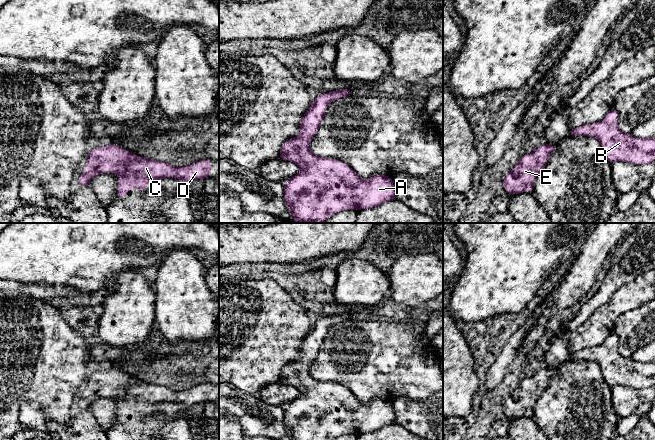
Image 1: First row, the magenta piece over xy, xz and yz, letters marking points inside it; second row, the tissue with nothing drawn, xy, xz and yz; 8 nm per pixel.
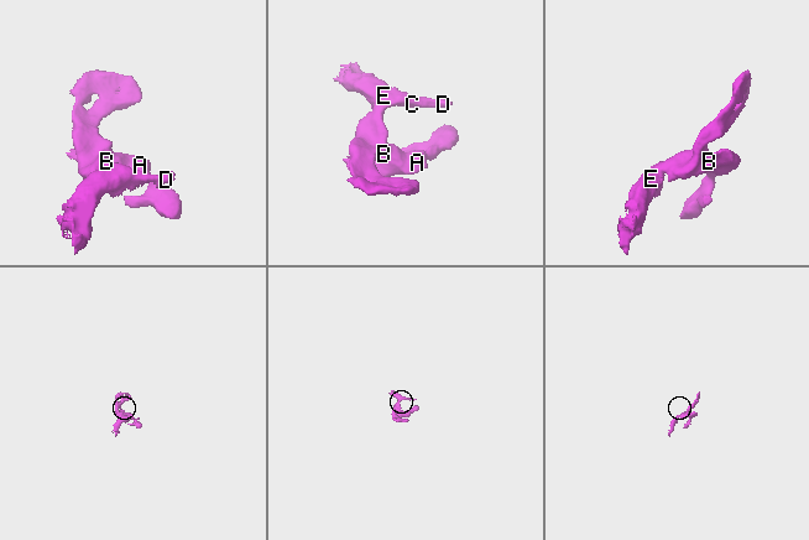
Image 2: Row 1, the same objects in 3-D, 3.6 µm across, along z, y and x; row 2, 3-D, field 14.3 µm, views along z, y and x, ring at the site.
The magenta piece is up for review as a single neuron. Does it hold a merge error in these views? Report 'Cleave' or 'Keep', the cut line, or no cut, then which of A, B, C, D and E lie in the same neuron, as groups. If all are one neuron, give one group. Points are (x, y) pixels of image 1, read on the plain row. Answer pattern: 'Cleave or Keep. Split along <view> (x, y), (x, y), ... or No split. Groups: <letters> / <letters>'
Keep. No split. Groups: A B C D E

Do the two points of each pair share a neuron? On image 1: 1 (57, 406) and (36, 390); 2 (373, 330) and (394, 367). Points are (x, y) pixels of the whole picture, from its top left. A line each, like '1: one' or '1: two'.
1: one
2: one

